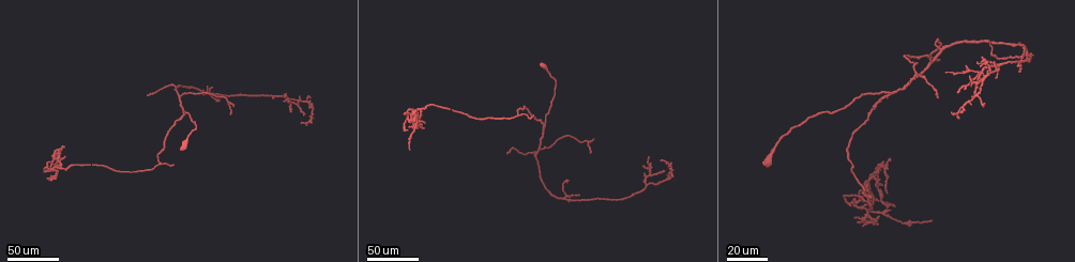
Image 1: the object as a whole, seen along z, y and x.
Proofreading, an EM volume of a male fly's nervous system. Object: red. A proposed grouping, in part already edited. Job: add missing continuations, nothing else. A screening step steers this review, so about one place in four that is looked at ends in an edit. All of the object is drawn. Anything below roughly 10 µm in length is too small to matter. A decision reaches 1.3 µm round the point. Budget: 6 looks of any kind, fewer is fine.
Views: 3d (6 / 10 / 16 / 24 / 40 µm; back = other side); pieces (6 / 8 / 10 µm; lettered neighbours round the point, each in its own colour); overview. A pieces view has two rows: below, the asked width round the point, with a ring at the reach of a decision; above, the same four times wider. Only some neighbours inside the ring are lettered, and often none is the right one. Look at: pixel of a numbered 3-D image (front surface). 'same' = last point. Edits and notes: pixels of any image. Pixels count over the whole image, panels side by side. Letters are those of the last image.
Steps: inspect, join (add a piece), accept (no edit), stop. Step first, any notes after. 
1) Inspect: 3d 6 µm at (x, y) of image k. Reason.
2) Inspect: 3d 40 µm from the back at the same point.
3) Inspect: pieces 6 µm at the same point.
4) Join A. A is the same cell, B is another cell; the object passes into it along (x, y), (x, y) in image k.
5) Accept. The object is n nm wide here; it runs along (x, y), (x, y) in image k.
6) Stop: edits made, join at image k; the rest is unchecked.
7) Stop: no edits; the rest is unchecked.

Inspect: 3d 40 µm at (534, 116) of image 1. Branch stops here.

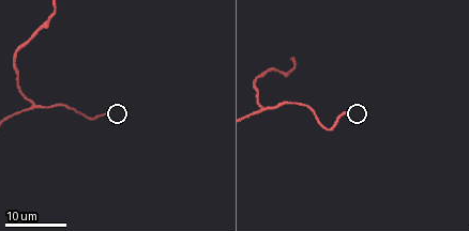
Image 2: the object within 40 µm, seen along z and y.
Inspect: pieces 8 µm at (109, 111) of image 2. See the neighbours.

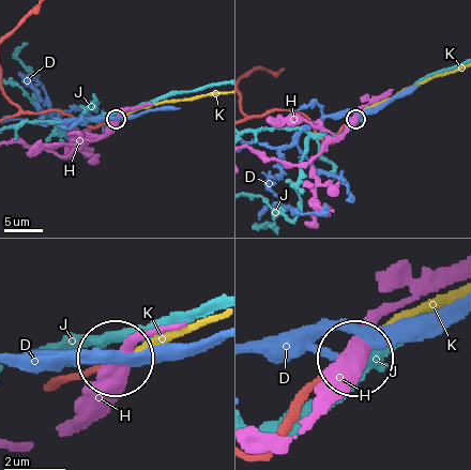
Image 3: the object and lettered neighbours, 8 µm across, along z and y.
Join K. K is the same cell, D, H and J are other cells; the object passes into it along (54, 388), (214, 318) in image 3; the cell continues.

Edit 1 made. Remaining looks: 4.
Inspect: overview.

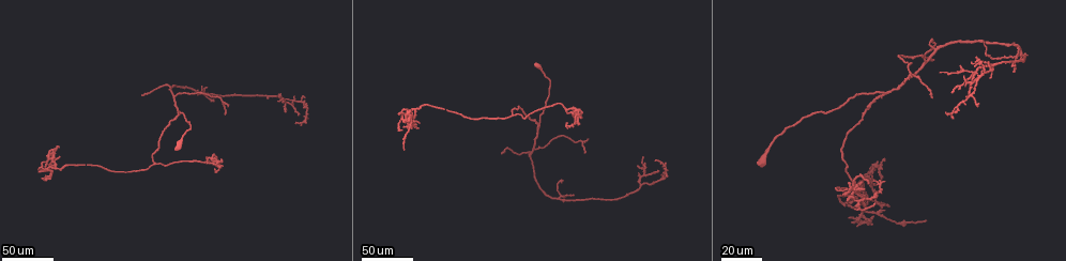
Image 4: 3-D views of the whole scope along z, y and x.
Inspect: 3d 40 µm at (224, 166) of image 4. An open end.

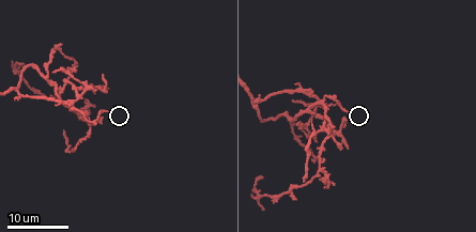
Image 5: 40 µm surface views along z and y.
Inspect: pieces 8 µm at (109, 112) of image 5.

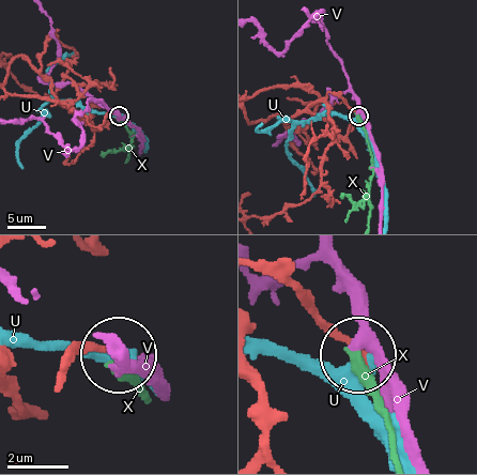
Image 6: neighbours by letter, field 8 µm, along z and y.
Join X. X is the same cell, U and V are other cells; the object passes into it along (287, 278), (358, 357), (389, 422), (394, 453) in image 6; it goes on there.

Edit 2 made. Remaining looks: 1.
Stop: edits made, join at image 3, join at image 6; the rest is unchecked.

